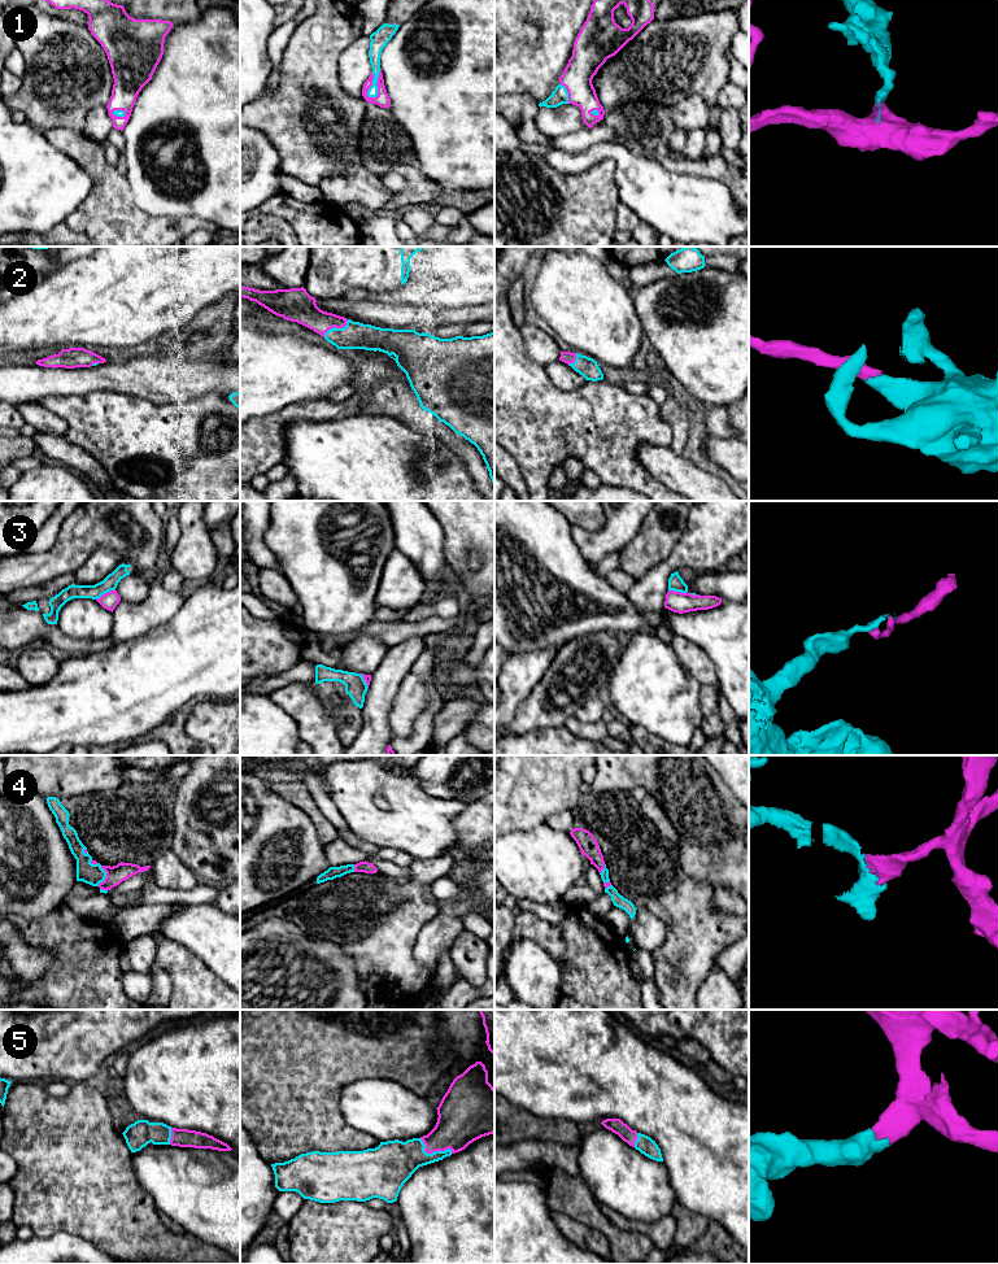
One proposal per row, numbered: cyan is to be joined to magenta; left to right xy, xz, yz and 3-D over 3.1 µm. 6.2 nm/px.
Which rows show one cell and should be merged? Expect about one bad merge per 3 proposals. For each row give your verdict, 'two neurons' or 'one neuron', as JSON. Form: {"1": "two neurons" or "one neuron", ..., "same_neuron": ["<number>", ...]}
{"1": "one neuron", "2": "one neuron", "3": "two neurons", "4": "one neuron", "5": "one neuron", "same_neuron": ["1", "2", "4", "5"]}

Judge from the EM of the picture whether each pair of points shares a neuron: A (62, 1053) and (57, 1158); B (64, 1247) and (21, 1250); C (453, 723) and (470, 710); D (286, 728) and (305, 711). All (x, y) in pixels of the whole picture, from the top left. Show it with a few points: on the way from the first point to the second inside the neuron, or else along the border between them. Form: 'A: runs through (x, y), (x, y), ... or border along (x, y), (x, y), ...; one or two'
A: border along (83, 1081), (72, 1084); two
B: runs through (53, 1250), (31, 1250); one
C: runs through (457, 719), (466, 710); one
D: border along (273, 700), (295, 720), (299, 737), (303, 741); two

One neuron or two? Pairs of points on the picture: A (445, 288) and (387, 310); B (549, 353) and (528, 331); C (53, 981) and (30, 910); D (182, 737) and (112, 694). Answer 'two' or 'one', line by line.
A: two
B: one
C: two
D: two

